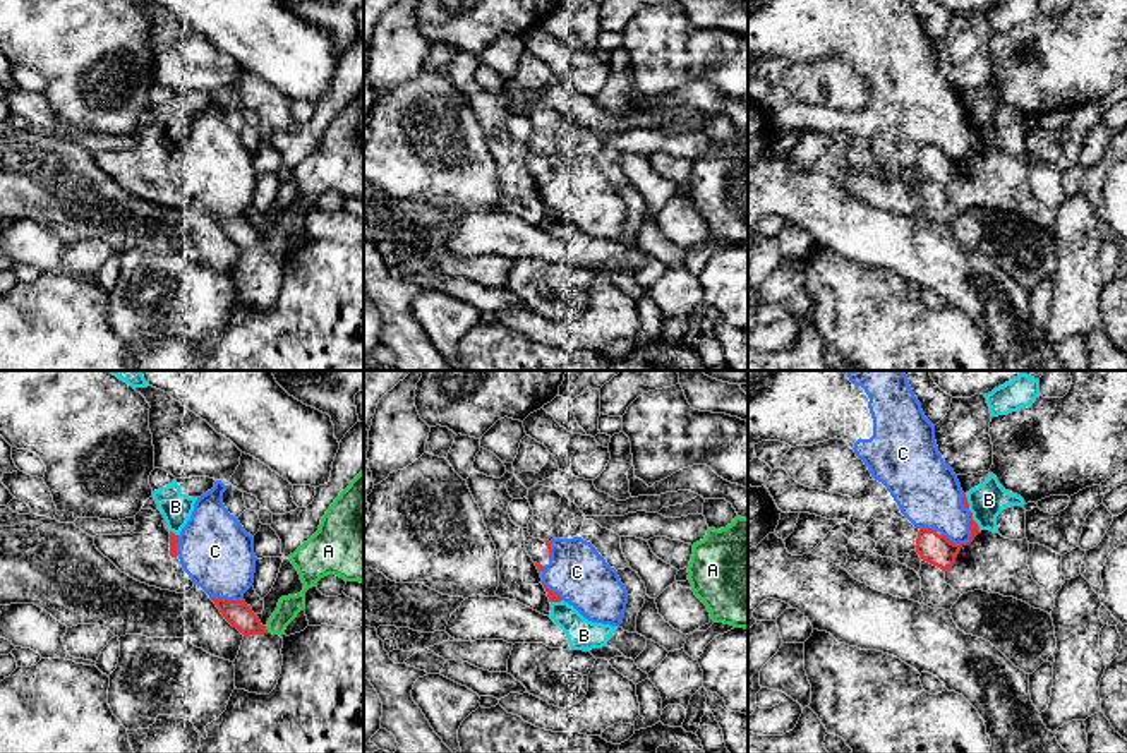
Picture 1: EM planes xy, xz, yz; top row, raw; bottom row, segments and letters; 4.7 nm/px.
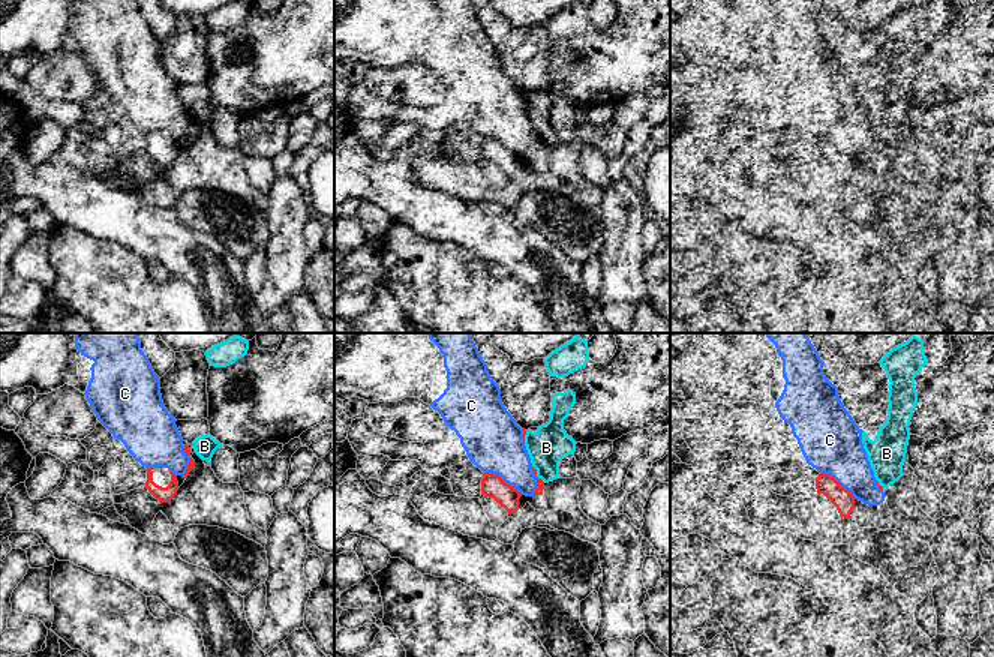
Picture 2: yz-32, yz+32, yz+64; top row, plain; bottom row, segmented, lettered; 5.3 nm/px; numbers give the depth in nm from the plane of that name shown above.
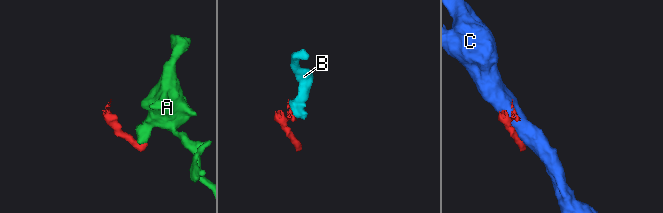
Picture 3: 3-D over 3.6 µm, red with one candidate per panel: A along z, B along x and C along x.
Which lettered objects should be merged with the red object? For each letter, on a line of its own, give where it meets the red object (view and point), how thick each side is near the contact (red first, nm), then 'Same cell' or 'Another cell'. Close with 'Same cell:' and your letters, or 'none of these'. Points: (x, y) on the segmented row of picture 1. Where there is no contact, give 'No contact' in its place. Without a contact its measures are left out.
A: Touches red at xy (266, 630). Thickness 120 nm (red) against 100 nm. Another cell
B: Touches red at yz (973, 520). Thickness 140 nm (red) against 170 nm. Another cell
C: Touches red at yz (971, 539). Thickness 140 nm (red) against 260 nm. Same cell
Same cell: C

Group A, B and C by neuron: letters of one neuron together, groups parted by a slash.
A / B / C

